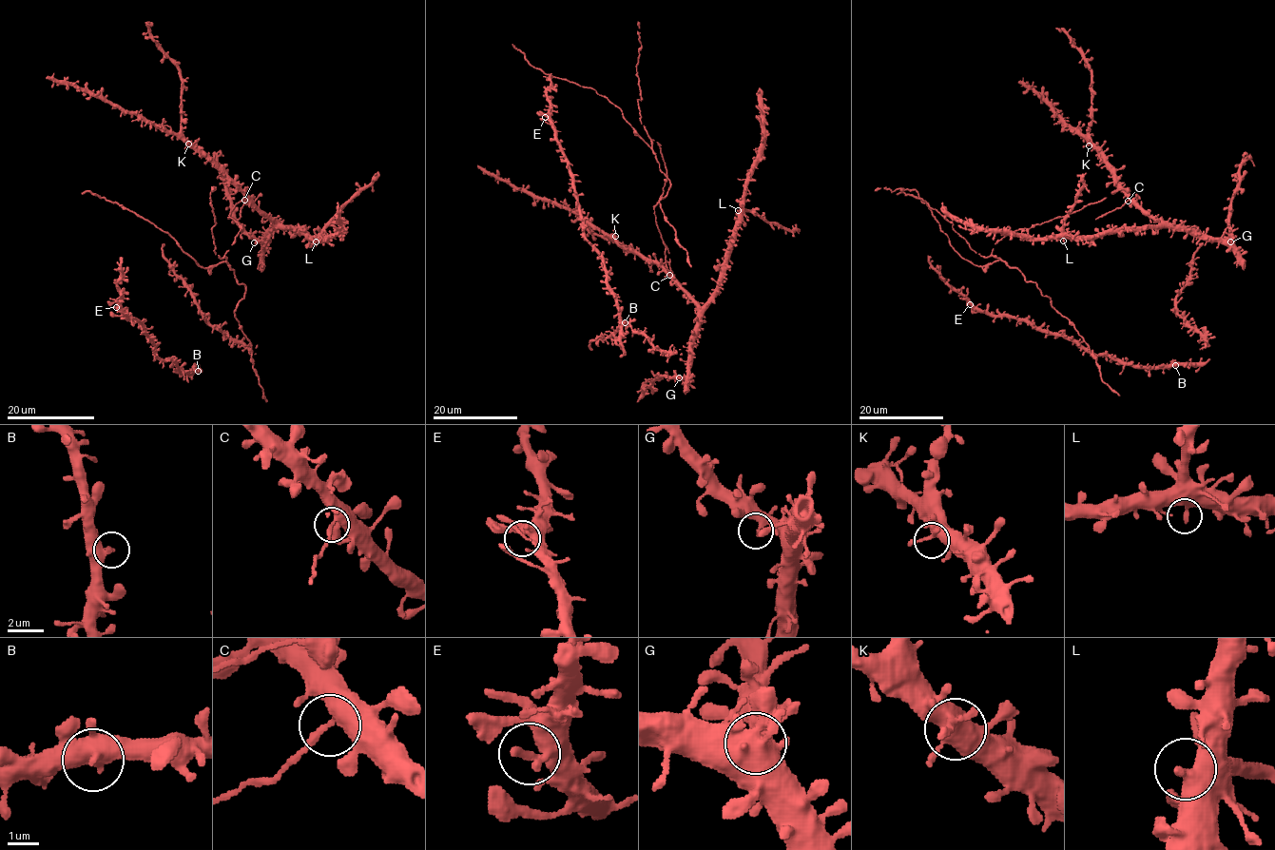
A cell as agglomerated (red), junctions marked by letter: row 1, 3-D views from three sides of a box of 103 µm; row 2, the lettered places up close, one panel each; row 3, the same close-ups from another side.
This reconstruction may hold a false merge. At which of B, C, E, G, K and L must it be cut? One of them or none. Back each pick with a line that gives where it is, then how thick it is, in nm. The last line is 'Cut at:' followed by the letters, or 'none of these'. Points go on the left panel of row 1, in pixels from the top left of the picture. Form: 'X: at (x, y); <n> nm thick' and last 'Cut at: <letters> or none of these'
C: at (244, 200); 320 nm thick
Cut at: C

